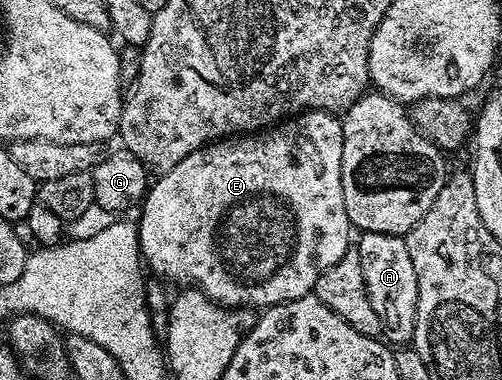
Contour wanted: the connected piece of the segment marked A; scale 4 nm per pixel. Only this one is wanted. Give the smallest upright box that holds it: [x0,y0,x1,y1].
[355,231,417,344]

